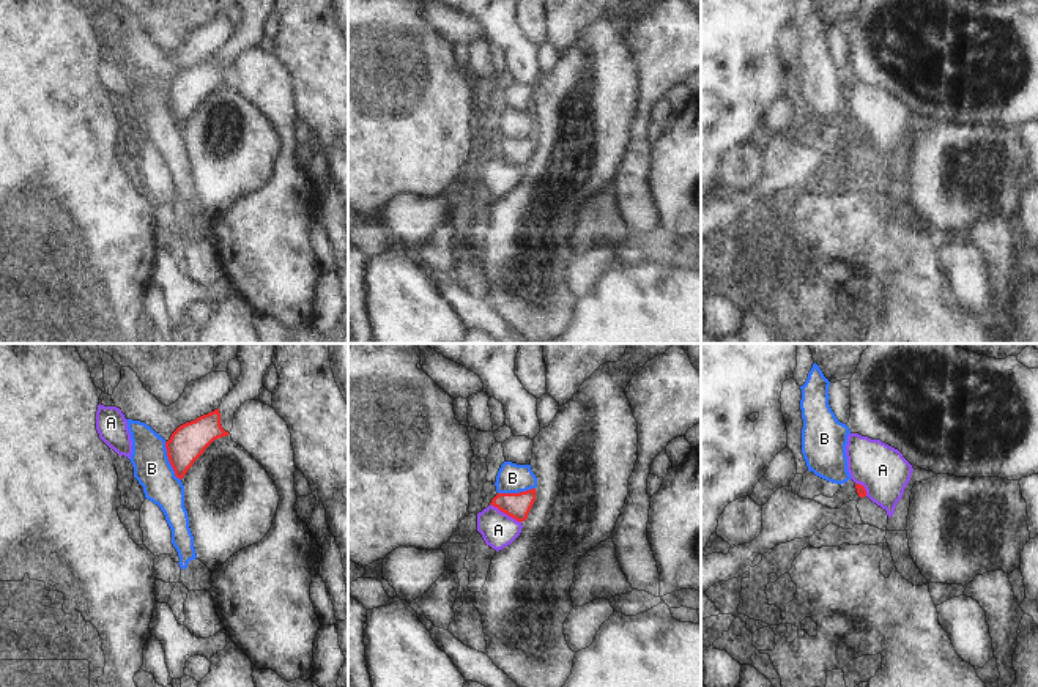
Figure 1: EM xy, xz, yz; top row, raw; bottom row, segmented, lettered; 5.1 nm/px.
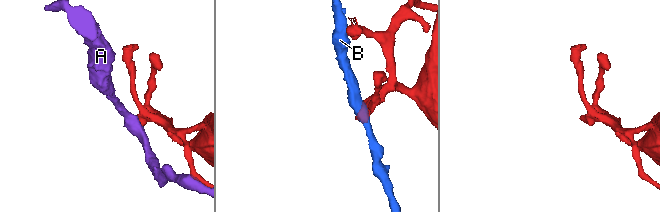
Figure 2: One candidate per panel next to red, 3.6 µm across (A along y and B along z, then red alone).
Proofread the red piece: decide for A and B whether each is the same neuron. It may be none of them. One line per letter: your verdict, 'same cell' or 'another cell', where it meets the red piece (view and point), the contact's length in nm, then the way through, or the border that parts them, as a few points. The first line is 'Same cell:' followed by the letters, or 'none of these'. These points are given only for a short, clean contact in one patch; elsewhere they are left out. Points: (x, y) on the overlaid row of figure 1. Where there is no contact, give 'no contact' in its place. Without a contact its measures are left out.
Same cell: none of these
A: another cell | xz (506, 512) | 190 nm
B: another cell | xy (169, 460) | 220 nm | along xy (164, 441), (167, 460), (180, 479)

